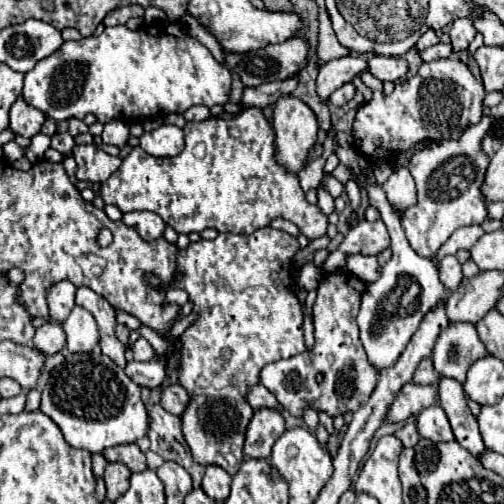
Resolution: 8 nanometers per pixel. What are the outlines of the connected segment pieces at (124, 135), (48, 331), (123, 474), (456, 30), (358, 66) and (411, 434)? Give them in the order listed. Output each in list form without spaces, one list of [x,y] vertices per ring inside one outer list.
[[[112,120],[104,126],[104,132],[102,132],[102,142],[104,144],[114,144],[118,148],[122,148],[126,142],[128,142],[128,124],[122,122],[122,120]]]
[[[50,322],[50,324],[44,324],[36,330],[34,348],[40,350],[44,356],[52,356],[56,352],[62,352],[64,346],[66,346],[66,336],[64,336],[60,324]]]
[[[108,462],[106,472],[104,472],[104,482],[106,482],[106,498],[108,500],[118,500],[130,482],[130,470],[122,462]]]
[[[458,18],[452,22],[450,38],[452,38],[456,52],[466,50],[468,44],[474,40],[474,36],[476,36],[476,28],[474,28],[474,22],[470,18]]]
[[[342,56],[336,60],[326,62],[316,78],[316,86],[318,86],[318,96],[322,100],[328,100],[328,96],[340,88],[346,82],[352,82],[354,76],[358,76],[360,72],[368,70],[368,62],[362,60],[360,56]]]
[[[404,424],[400,430],[396,430],[396,434],[394,434],[404,446],[414,446],[414,444],[418,444],[418,440],[420,440],[420,434],[418,434],[418,430],[416,430],[416,424]]]

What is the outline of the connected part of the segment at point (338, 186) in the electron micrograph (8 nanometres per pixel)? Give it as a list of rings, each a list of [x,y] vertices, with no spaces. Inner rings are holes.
[[[326,176],[322,184],[334,199],[343,193],[344,185],[333,176]]]

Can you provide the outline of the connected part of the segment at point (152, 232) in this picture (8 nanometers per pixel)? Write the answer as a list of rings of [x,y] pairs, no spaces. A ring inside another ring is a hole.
[[[128,212],[128,214],[124,214],[122,222],[126,226],[134,228],[140,234],[140,238],[144,238],[148,242],[154,242],[154,240],[162,238],[164,228],[166,228],[164,220],[154,212]]]

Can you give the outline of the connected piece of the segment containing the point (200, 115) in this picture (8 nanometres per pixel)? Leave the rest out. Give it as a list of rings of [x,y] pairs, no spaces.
[[[192,106],[192,108],[188,108],[186,112],[184,112],[184,118],[188,120],[188,122],[202,122],[202,120],[206,120],[210,116],[210,110],[206,108],[206,106]]]

